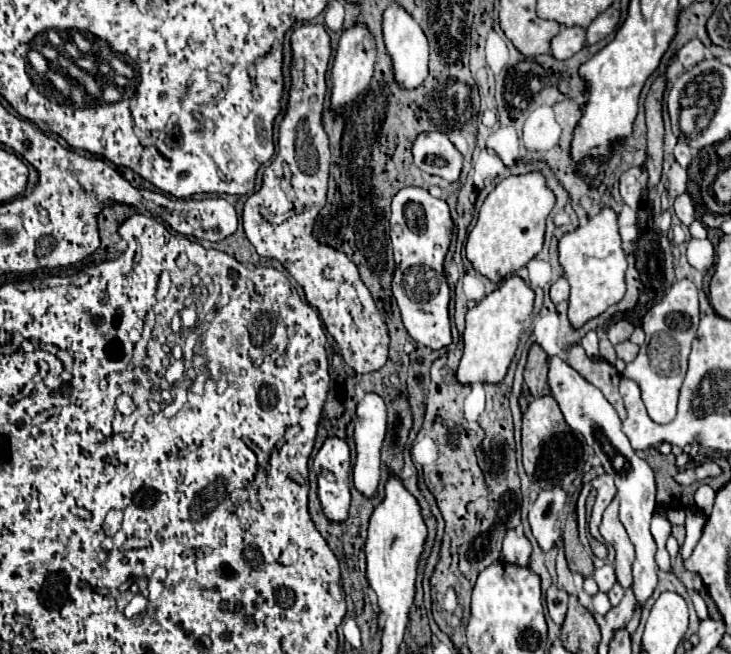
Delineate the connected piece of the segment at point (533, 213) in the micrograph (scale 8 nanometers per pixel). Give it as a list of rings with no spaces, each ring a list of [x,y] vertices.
[[[527,173],[503,179],[485,199],[479,209],[477,225],[467,237],[467,259],[473,269],[487,277],[491,283],[501,283],[507,275],[513,275],[525,267],[543,247],[545,219],[555,205],[553,193],[545,187],[539,173]]]

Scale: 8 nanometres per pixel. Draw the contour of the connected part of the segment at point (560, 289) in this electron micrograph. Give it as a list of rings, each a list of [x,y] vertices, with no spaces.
[[[559,277],[559,279],[551,285],[549,295],[551,295],[551,301],[553,301],[555,305],[561,303],[561,301],[567,301],[567,299],[569,299],[569,283],[567,283],[567,279],[565,279],[565,277]]]

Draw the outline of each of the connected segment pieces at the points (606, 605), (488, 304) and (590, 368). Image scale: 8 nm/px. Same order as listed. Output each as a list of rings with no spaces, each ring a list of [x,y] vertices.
[[[597,593],[597,595],[593,595],[593,611],[597,613],[597,615],[607,615],[609,611],[611,611],[611,603],[609,603],[609,597],[605,595],[605,593]]]
[[[507,277],[491,295],[481,299],[465,317],[463,357],[457,369],[461,385],[501,383],[517,351],[521,331],[525,331],[533,309],[533,291],[519,277]]]
[[[579,345],[569,349],[567,363],[575,371],[579,371],[589,383],[599,387],[603,391],[603,395],[607,397],[607,401],[615,407],[619,417],[625,419],[627,413],[625,413],[625,407],[623,407],[623,399],[619,395],[619,379],[621,379],[621,375],[615,371],[615,367],[611,367],[605,359],[589,359]]]

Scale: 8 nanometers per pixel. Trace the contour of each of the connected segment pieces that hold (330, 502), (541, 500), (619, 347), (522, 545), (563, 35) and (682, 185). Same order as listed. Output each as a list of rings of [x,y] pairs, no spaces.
[[[335,435],[327,437],[313,459],[313,467],[317,471],[319,499],[325,515],[331,521],[345,521],[351,501],[347,485],[351,471],[349,445]]]
[[[553,487],[549,491],[541,491],[531,505],[529,511],[529,525],[531,531],[543,551],[549,551],[557,539],[561,537],[561,519],[565,509],[567,495],[559,487]]]
[[[625,341],[625,343],[617,343],[617,345],[615,345],[615,351],[617,351],[617,357],[619,357],[619,359],[623,359],[625,363],[629,363],[629,361],[635,359],[639,347],[633,345],[631,341]]]
[[[523,527],[509,529],[503,541],[503,551],[501,551],[501,561],[509,565],[519,565],[527,567],[529,565],[529,555],[531,555],[531,543],[523,535]]]
[[[563,27],[551,41],[551,55],[555,59],[569,59],[585,47],[585,29]]]
[[[673,163],[671,165],[671,171],[669,171],[669,195],[671,197],[679,197],[681,193],[687,191],[687,171],[679,165],[679,163]]]

